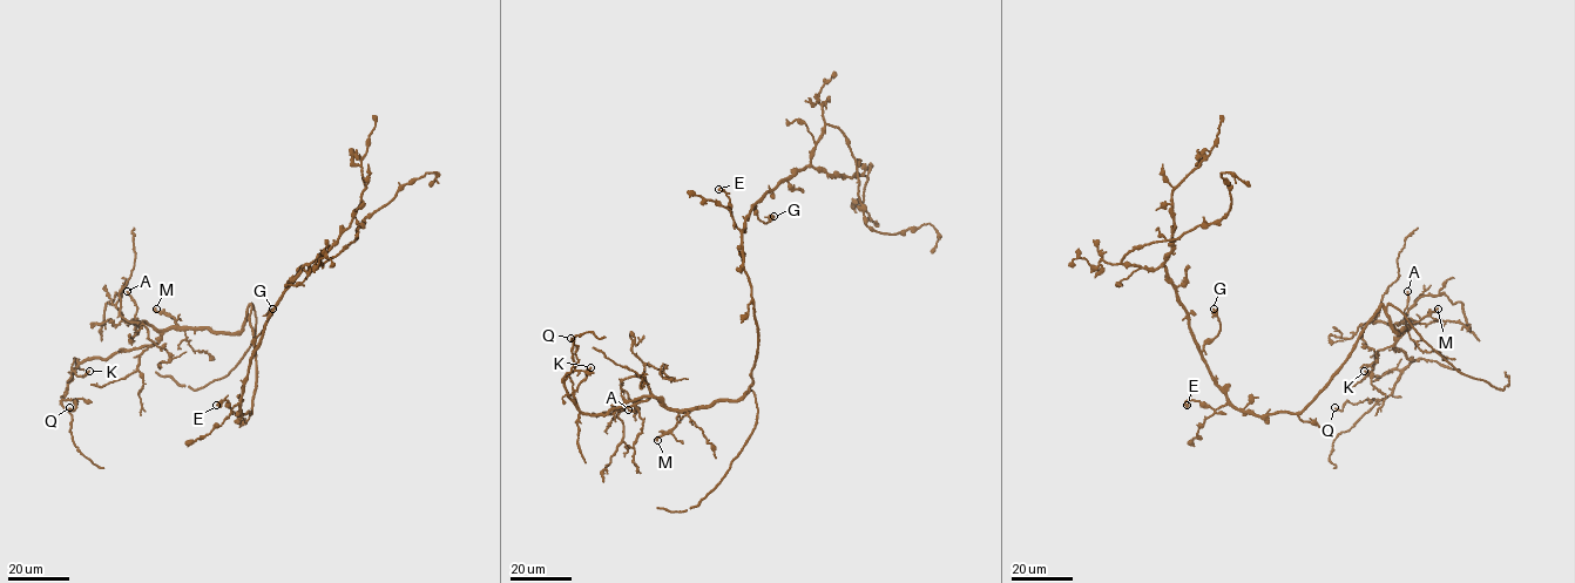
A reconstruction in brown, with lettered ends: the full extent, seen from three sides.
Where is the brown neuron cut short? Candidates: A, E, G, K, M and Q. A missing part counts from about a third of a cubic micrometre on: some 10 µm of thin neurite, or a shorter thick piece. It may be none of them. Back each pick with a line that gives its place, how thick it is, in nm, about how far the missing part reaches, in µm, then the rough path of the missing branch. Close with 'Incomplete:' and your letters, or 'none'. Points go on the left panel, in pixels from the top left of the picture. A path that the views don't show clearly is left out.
M: Place: (156, 309). Thickness 260 nm. Missing length about 25 µm. Course of what is missing: (156, 309), (146, 304), (142, 283), (135, 275), (137, 266)
Incomplete: M

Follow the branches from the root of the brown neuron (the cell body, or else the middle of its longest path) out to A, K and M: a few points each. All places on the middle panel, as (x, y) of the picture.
A: (751, 285), (758, 351), (749, 390), (735, 400), (698, 408), (668, 409), (650, 398), (628, 409)
K: (751, 285), (758, 351), (754, 382), (738, 399), (670, 409), (641, 397), (583, 414), (574, 391), (590, 367)
M: (751, 285), (758, 337), (751, 374), (754, 382), (735, 400), (683, 408), (676, 425), (657, 440)

